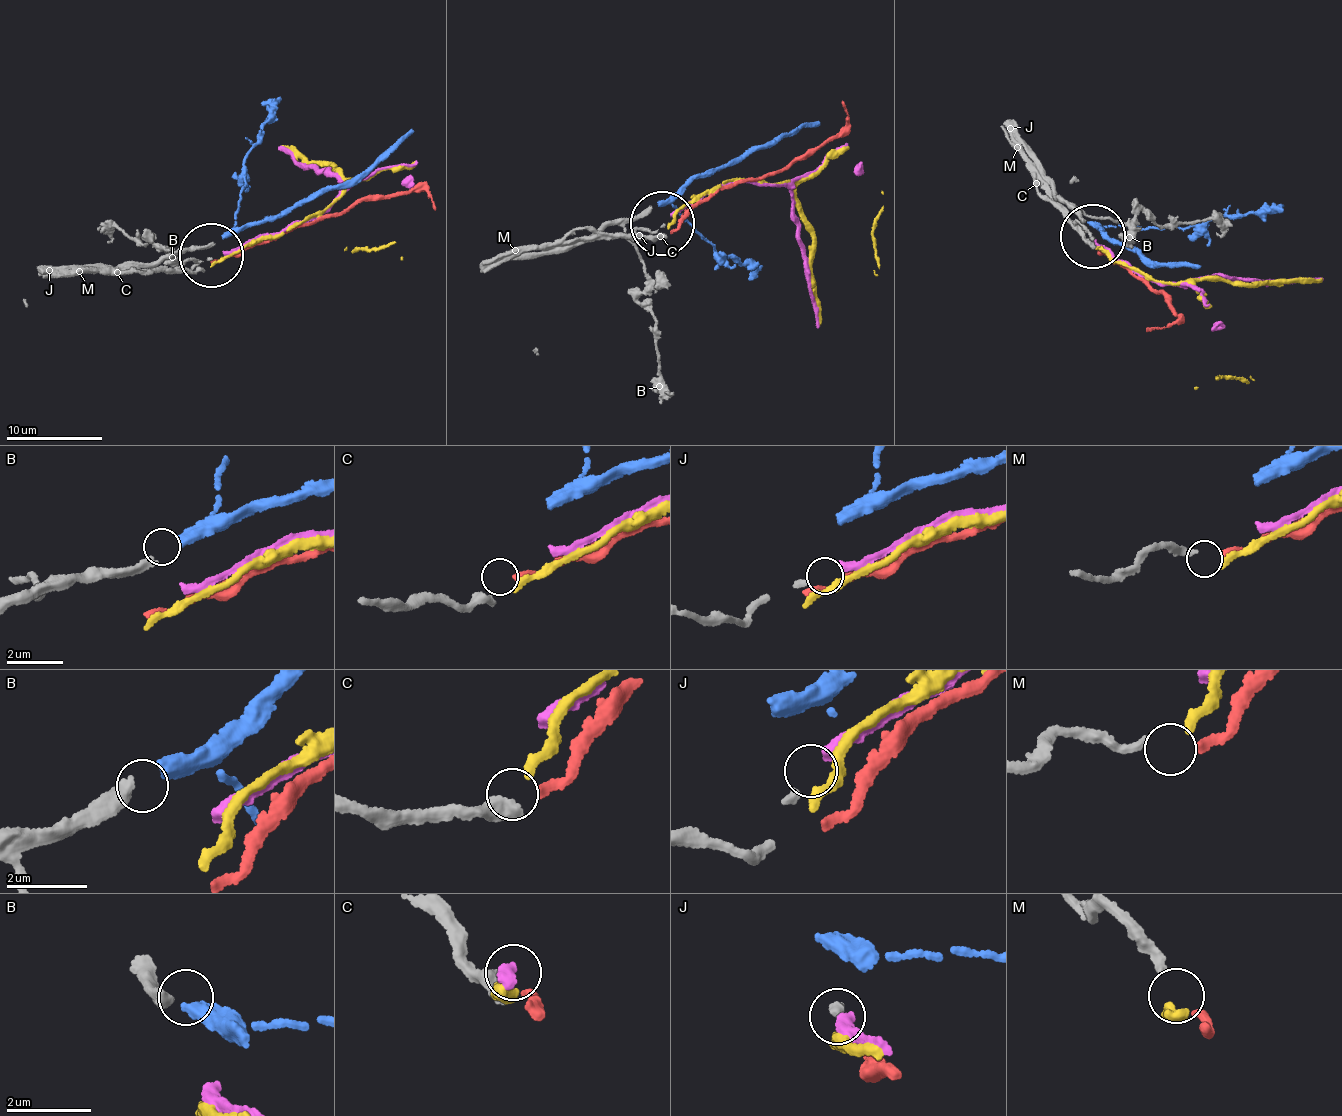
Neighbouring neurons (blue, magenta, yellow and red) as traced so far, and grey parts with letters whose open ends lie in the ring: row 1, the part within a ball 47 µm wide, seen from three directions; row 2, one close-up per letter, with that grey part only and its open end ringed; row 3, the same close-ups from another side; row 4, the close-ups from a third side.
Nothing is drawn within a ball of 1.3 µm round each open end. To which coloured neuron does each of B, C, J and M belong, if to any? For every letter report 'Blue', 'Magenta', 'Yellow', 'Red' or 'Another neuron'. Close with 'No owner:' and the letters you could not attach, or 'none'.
B: Blue
C: Red
J: Magenta
M: Yellow
No owner: none

